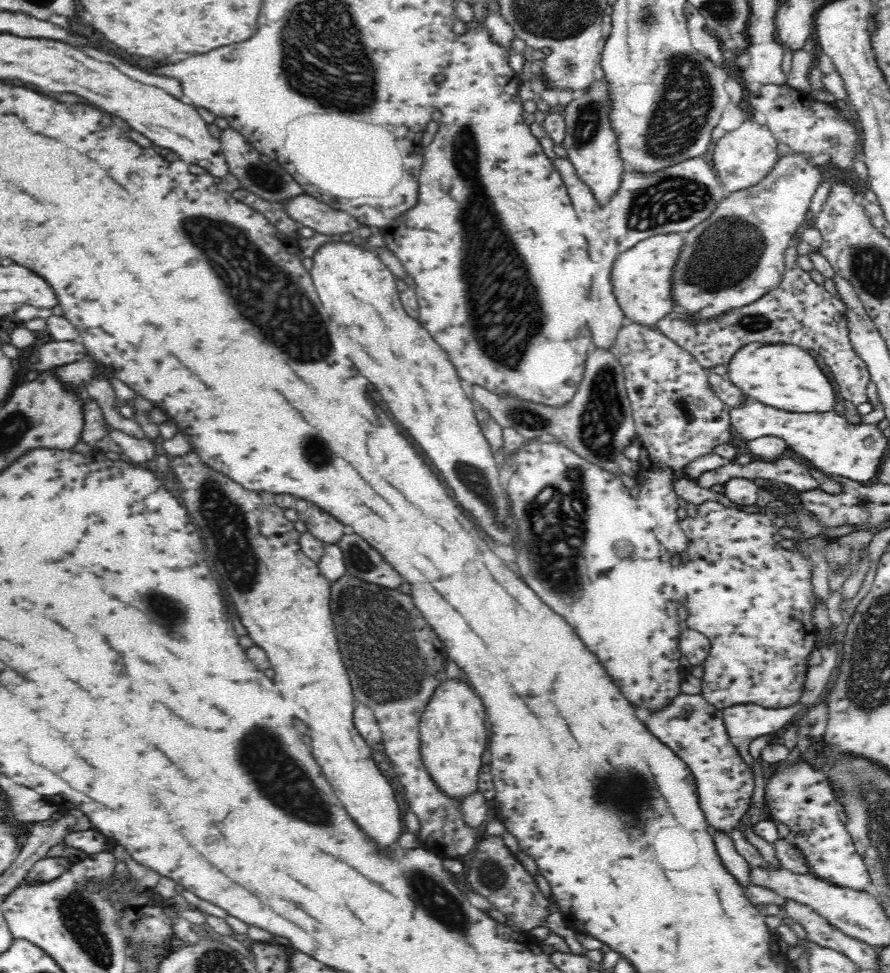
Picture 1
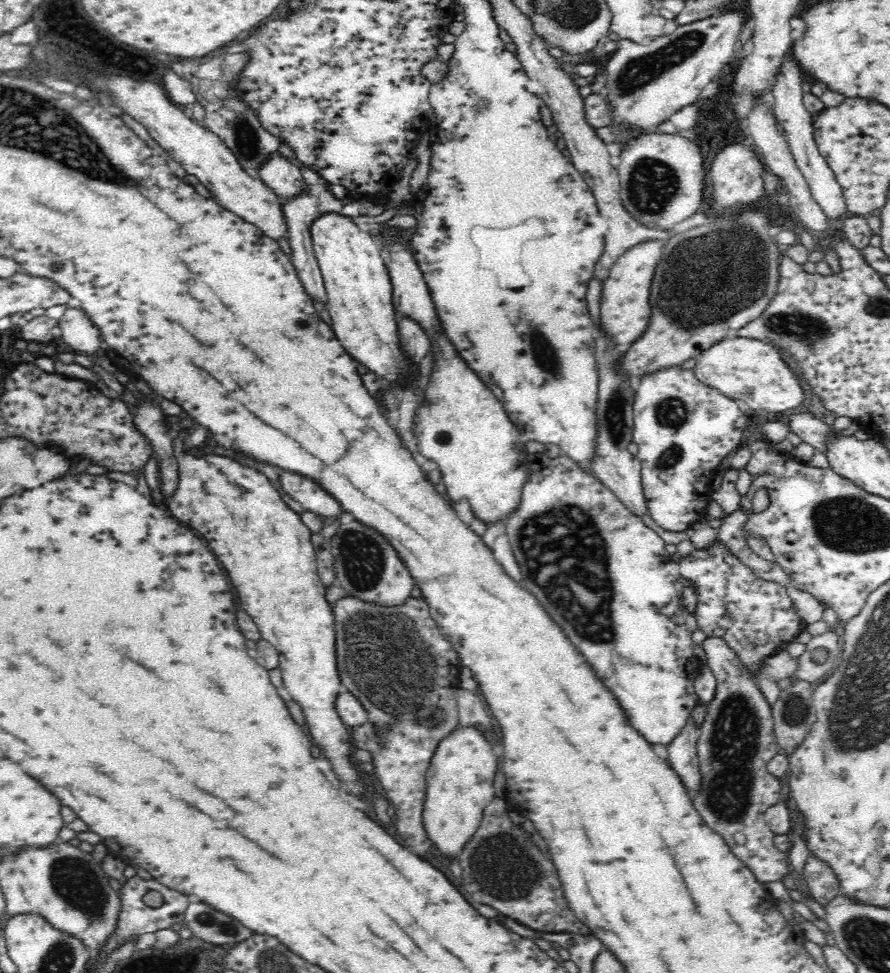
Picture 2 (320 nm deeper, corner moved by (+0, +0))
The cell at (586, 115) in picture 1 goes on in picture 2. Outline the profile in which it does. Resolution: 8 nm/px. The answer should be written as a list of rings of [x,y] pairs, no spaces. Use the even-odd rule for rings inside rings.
[[[736,10],[722,11],[720,16],[694,21],[693,23],[678,25],[672,34],[658,36],[647,43],[636,43],[626,38],[620,38],[618,48],[612,58],[604,66],[604,88],[600,92],[603,97],[604,109],[611,117],[608,126],[620,126],[620,134],[614,138],[614,144],[625,148],[632,140],[646,134],[661,133],[660,126],[666,120],[673,120],[675,112],[683,109],[687,104],[696,102],[704,87],[713,78],[724,71],[725,65],[732,62],[734,50],[739,41],[742,28],[748,19],[748,13]]]

